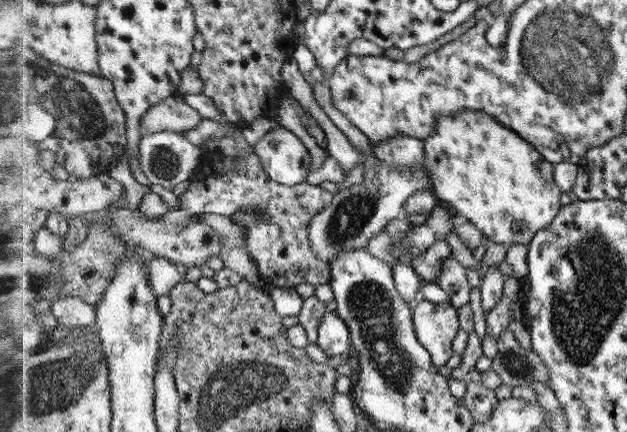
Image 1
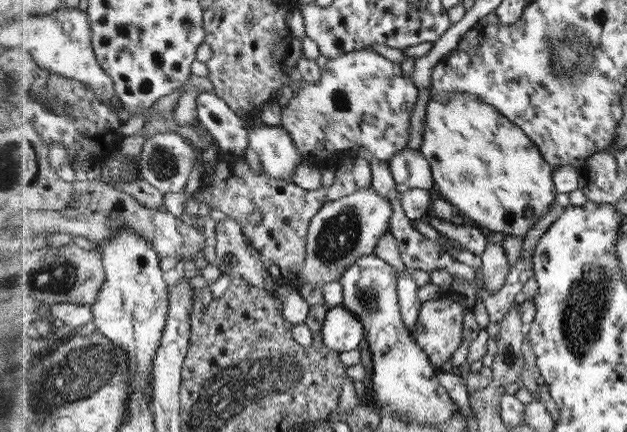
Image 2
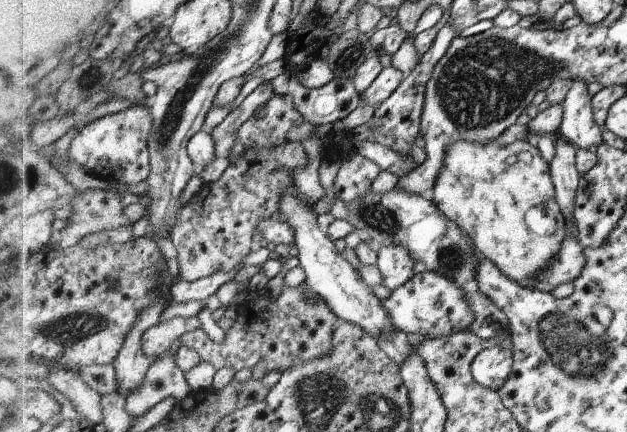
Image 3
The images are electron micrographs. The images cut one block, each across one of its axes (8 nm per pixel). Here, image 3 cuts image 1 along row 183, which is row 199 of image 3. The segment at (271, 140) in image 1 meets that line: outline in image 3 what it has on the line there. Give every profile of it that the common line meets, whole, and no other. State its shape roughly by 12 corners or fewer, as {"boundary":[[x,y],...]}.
{"boundary":[[282,196],[307,286],[341,321],[378,336],[396,330],[382,302],[314,208]]}

